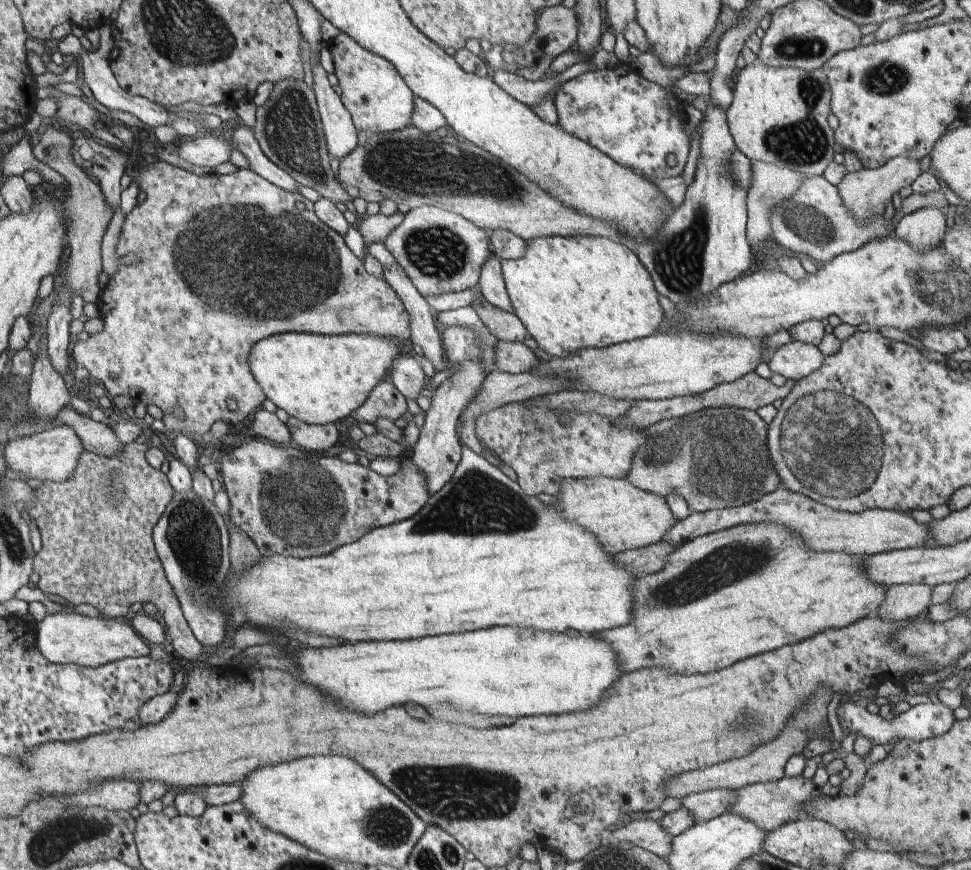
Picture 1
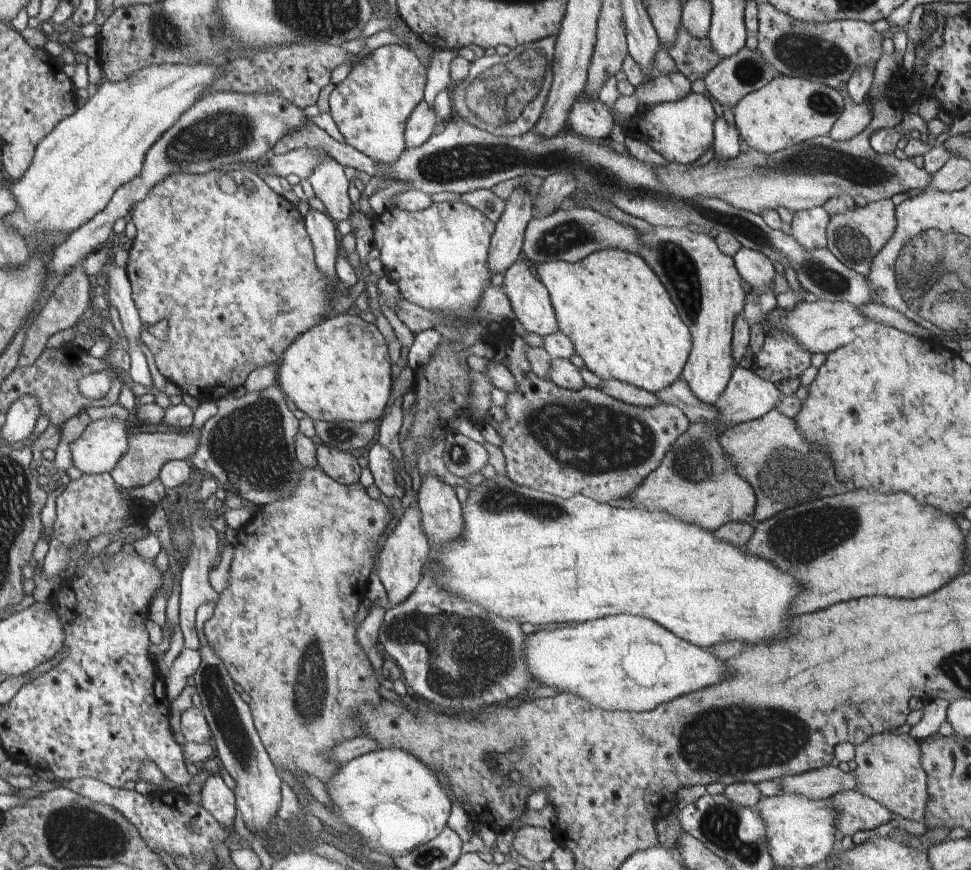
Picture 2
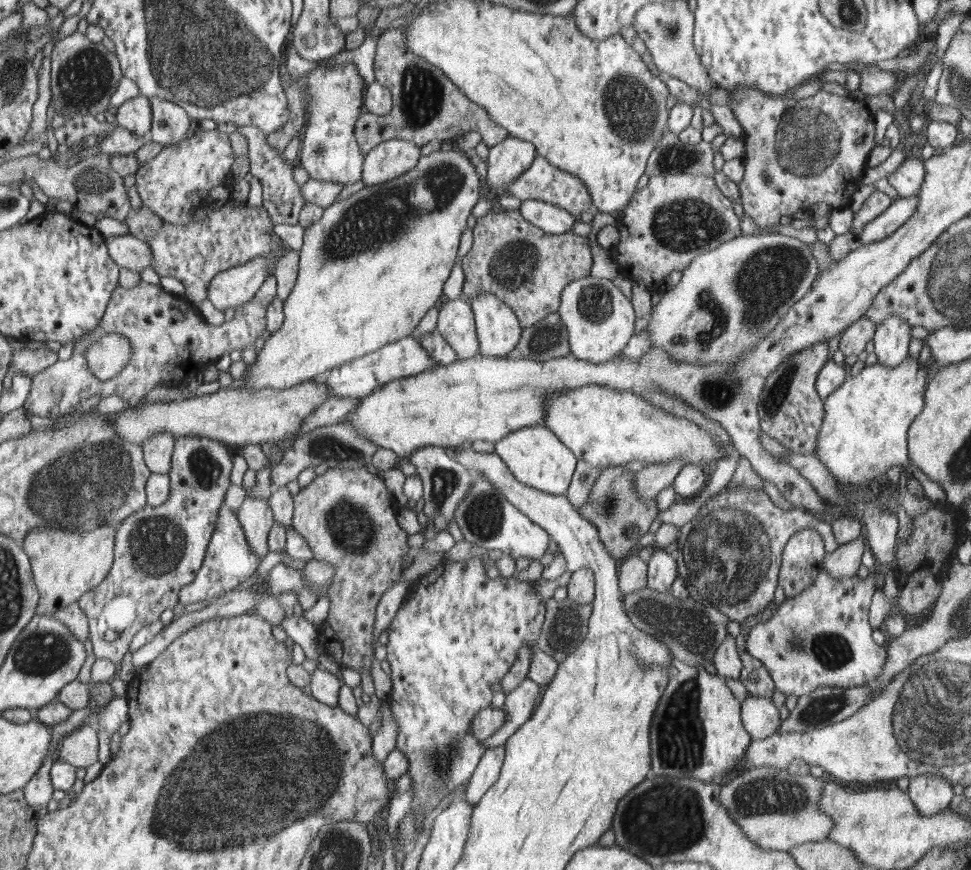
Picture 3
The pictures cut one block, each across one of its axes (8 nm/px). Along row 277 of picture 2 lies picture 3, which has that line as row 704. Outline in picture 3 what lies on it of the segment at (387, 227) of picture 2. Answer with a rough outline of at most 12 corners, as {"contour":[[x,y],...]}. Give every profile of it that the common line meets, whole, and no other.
{"contour":[[478,556],[387,628],[395,750],[424,820],[487,748],[473,719],[546,598]]}

